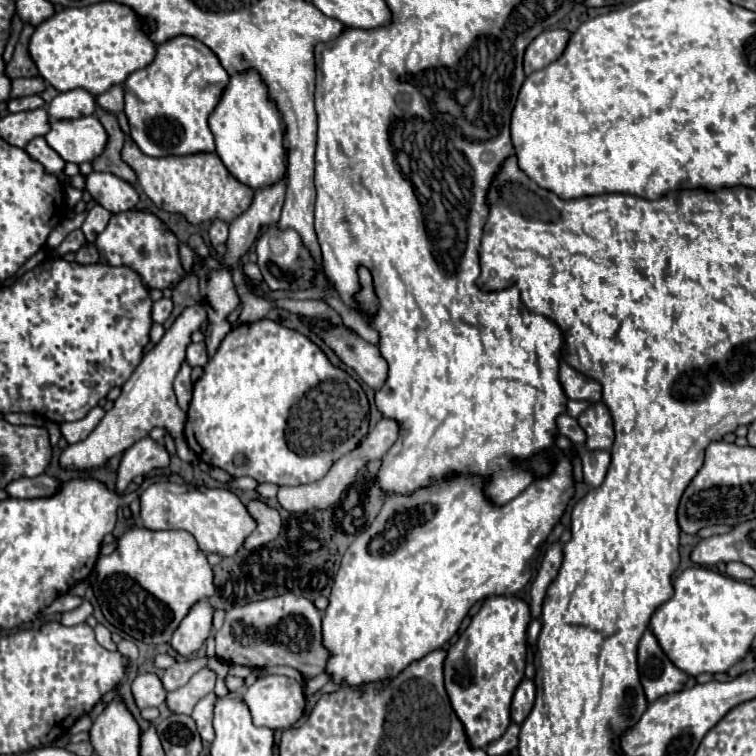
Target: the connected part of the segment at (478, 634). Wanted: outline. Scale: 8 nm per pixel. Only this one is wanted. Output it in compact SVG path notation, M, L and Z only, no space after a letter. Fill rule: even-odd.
M489 597L481 611L471 619L459 641L447 651L445 689L473 749L481 749L499 739L511 723L511 697L525 677L529 621L531 613L523 599Z

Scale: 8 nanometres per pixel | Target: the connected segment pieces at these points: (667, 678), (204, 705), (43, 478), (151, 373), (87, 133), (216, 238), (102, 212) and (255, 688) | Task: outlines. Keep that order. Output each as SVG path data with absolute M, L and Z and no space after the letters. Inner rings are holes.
M649 629L639 641L639 677L649 703L681 691L687 683L687 673L677 669L665 653L661 653L661 647Z
M207 695L207 697L203 697L197 705L195 705L195 709L193 709L193 713L191 713L191 717L195 719L195 723L197 723L197 731L199 731L199 735L201 735L201 739L203 741L213 741L213 727L211 727L211 719L213 719L213 701L215 701L215 695Z
M37 475L37 477L23 477L7 485L9 497L19 497L19 499L39 499L39 497L53 497L61 489L61 483L55 477L49 475Z
M203 305L187 307L179 319L167 329L163 339L143 357L135 373L129 377L129 381L121 387L121 395L117 397L111 411L105 413L105 417L99 421L99 425L89 433L87 439L69 445L59 459L59 465L67 471L91 471L103 467L111 457L121 455L125 449L129 449L133 443L137 443L143 437L149 437L153 427L165 427L177 447L177 455L185 457L183 461L191 461L195 453L187 447L183 439L183 423L185 423L185 411L177 405L175 393L173 393L173 379L185 359L185 349L191 343L191 333L201 327L201 323L207 319L207 311Z
M97 117L51 121L51 131L45 135L47 145L65 161L83 163L101 155L105 145L105 131Z
M215 219L215 221L213 221L213 225L211 225L211 229L209 229L211 245L213 245L213 247L217 247L217 245L225 243L225 241L227 241L227 237L229 237L229 225L227 225L225 221Z
M95 205L95 207L89 211L89 215L87 215L87 219L83 221L83 227L81 227L81 231L85 233L85 239L87 239L89 243L95 243L97 235L107 227L109 219L111 219L111 213L109 213L105 207Z
M285 675L259 677L245 689L243 699L251 709L253 723L269 729L289 729L305 709L301 683Z

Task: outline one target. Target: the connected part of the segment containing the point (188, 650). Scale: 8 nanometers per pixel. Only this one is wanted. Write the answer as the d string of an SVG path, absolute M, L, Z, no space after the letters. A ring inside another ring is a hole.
M199 601L189 611L189 617L185 617L185 621L181 621L181 625L177 627L177 633L173 633L171 639L171 647L183 659L191 659L195 653L199 653L203 643L211 637L211 629L213 629L211 617L213 617L211 605Z

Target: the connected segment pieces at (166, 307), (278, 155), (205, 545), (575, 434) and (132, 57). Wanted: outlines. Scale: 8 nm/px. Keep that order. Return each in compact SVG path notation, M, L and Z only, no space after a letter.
M162 297L153 303L153 321L159 324L169 319L173 310L173 301L170 298Z
M255 69L237 71L229 77L217 107L209 115L209 127L215 137L217 155L229 173L241 183L257 189L257 185L269 185L269 181L277 181L277 177L285 173L281 115L267 91L267 85Z
M159 481L149 485L139 499L141 499L139 517L145 529L151 531L183 529L195 537L199 549L205 555L217 553L229 557L237 553L245 537L255 529L255 521L249 517L245 505L229 489L207 489L207 487Z
M563 413L557 419L557 427L559 427L559 433L565 435L567 439L571 439L575 445L585 445L587 437L585 437L585 431L577 425L577 419L573 419L567 413Z
M103 1L89 7L63 9L39 23L29 41L29 55L39 69L39 75L57 91L71 91L81 87L97 97L109 87L123 83L133 71L147 67L155 57L155 43L149 41L149 37L143 33L139 17L129 7L113 1Z

